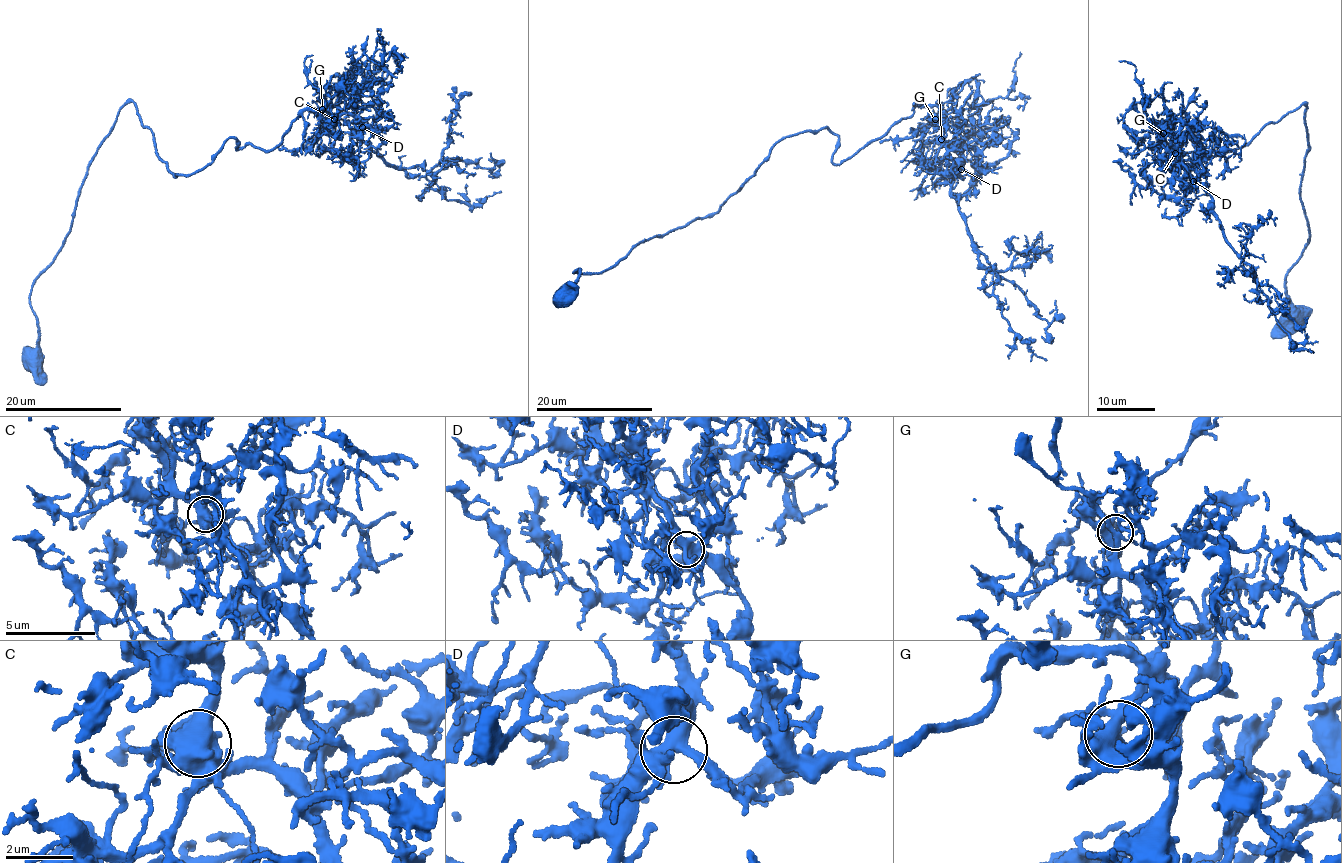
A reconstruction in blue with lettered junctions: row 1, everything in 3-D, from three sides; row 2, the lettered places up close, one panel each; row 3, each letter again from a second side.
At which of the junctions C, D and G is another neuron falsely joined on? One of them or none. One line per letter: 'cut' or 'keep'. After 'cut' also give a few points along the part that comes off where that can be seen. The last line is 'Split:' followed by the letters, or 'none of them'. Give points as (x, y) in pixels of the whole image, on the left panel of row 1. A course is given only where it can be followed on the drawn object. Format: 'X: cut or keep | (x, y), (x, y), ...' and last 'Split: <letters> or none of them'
C: keep
D: keep
G: keep
Split: none of them

